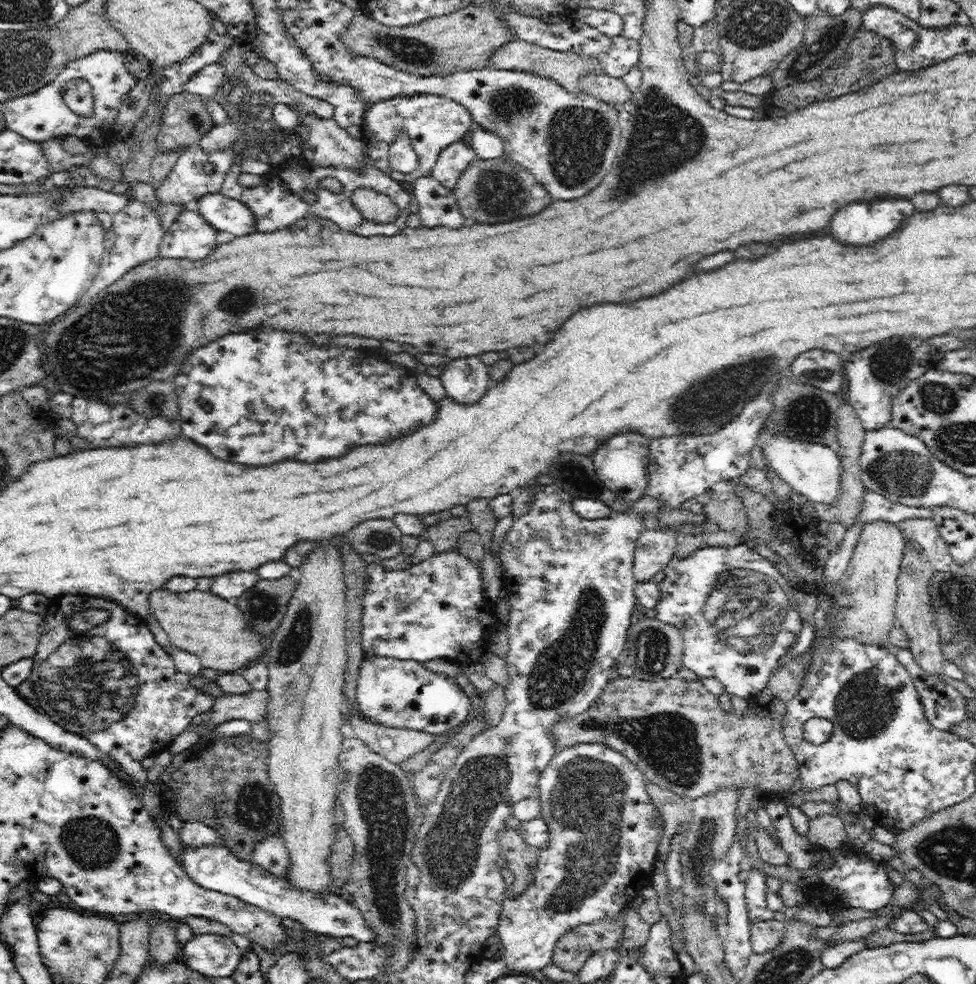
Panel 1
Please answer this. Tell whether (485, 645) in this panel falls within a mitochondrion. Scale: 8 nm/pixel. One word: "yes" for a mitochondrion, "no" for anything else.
no

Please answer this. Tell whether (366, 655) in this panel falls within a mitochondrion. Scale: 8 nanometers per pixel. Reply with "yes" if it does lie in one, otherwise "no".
no

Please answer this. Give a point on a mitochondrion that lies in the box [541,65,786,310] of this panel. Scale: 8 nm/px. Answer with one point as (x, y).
(664, 137)

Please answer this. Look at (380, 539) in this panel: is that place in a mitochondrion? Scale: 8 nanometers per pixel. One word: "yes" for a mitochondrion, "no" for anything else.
yes

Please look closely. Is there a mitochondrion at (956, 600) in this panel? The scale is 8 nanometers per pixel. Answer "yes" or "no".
yes

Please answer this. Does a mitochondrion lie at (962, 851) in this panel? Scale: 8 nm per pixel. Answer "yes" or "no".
yes

